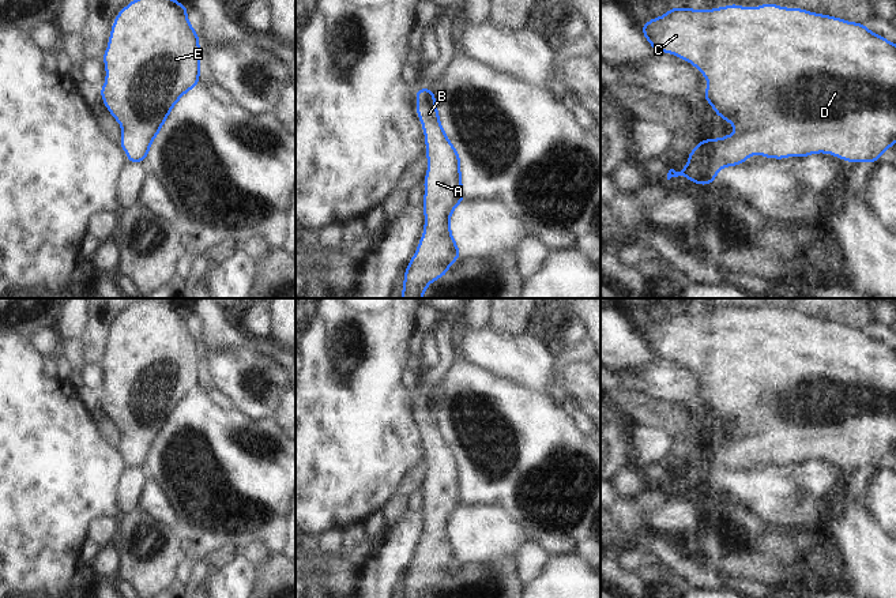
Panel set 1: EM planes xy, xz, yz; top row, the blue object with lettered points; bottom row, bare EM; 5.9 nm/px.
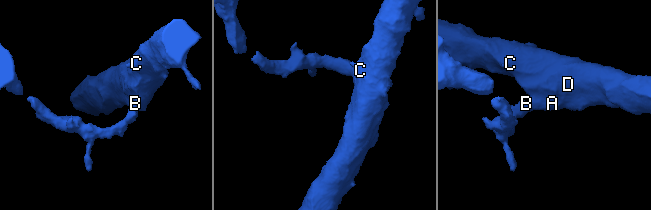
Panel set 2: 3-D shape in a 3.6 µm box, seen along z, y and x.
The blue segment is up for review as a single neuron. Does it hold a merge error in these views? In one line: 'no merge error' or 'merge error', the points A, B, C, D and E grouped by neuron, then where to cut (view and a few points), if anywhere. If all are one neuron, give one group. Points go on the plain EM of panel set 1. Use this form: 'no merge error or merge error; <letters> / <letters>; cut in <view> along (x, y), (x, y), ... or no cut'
no merge error; A B C D E; no cut

